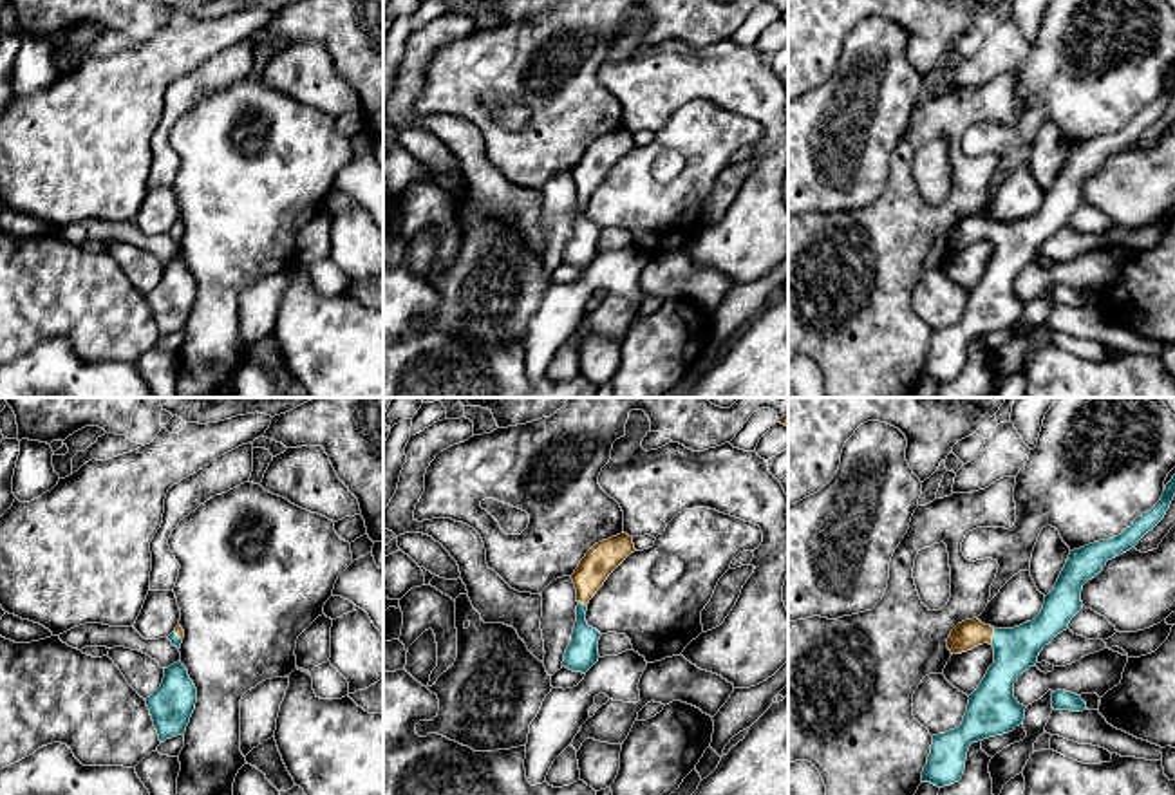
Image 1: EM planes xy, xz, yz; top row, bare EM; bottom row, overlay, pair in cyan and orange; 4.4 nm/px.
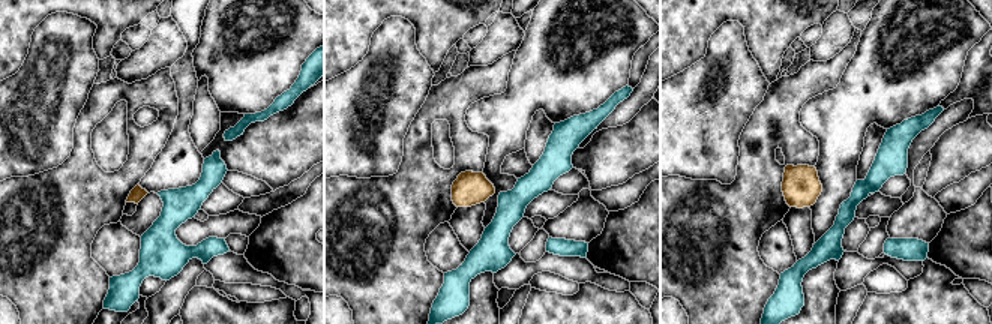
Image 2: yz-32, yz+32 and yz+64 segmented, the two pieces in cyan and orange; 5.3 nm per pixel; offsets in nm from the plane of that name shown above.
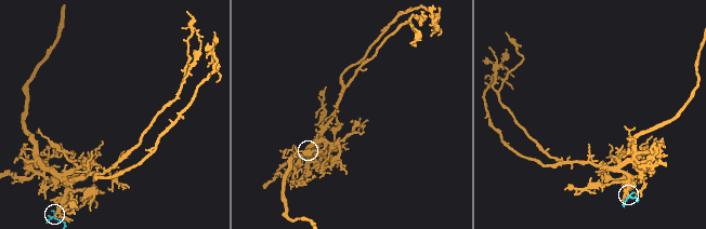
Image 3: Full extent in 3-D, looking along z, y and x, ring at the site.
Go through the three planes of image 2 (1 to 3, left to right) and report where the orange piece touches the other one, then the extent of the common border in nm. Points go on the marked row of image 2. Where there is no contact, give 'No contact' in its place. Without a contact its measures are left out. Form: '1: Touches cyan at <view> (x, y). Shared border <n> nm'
1: No contact
2: No contact
3: No contact

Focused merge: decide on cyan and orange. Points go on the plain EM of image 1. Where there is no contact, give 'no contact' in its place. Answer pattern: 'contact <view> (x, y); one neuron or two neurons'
contact yz (993, 232); one neuron

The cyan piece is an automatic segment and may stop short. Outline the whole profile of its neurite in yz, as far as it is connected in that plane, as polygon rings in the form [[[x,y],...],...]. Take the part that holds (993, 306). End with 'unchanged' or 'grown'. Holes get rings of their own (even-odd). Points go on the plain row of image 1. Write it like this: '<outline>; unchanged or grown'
[[[1175,70],[1166,80],[1161,96],[1121,130],[1070,146],[1054,184],[1045,192],[1043,204],[1032,217],[1014,224],[994,224],[973,213],[951,226],[947,233],[951,249],[989,238],[994,242],[994,258],[969,291],[962,320],[933,331],[922,378],[938,383],[958,378],[973,338],[1009,329],[1023,320],[1027,302],[1014,293],[1014,278],[1038,258],[1043,242],[1067,226],[1070,215],[1083,204],[1083,181],[1095,173],[1108,155],[1135,143],[1164,114],[1173,92]]]; grown

